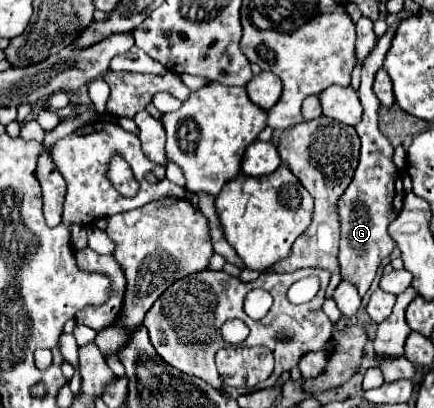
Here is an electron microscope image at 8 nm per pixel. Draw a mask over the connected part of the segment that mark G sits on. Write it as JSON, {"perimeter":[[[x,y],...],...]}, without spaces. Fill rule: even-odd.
{"perimeter":[[[397,19],[395,23],[389,25],[385,35],[377,39],[377,45],[363,61],[363,75],[361,75],[361,85],[359,85],[363,119],[361,119],[361,123],[355,125],[357,135],[361,139],[361,159],[355,169],[353,181],[349,183],[347,191],[339,199],[339,221],[341,221],[339,265],[341,265],[341,275],[343,275],[343,279],[351,279],[353,283],[357,283],[359,295],[367,293],[367,289],[371,287],[371,283],[377,275],[381,261],[385,257],[389,257],[391,251],[395,249],[395,241],[389,237],[387,227],[399,215],[399,211],[403,207],[403,197],[405,197],[399,169],[393,163],[393,145],[379,131],[379,115],[377,115],[379,101],[375,99],[375,93],[373,93],[375,73],[381,69],[385,53],[389,51],[391,39],[393,39],[401,21],[403,19]]]}

